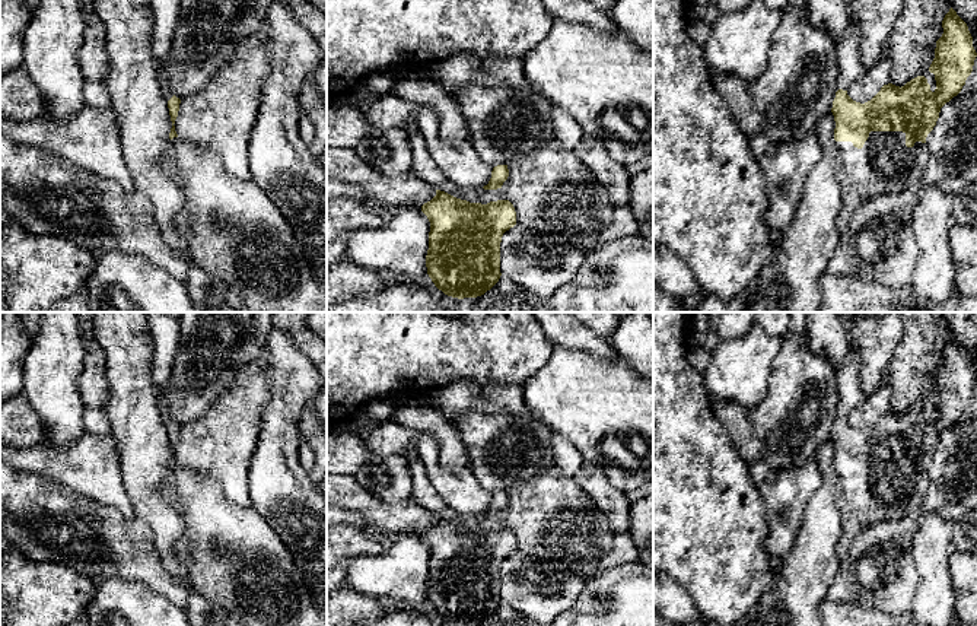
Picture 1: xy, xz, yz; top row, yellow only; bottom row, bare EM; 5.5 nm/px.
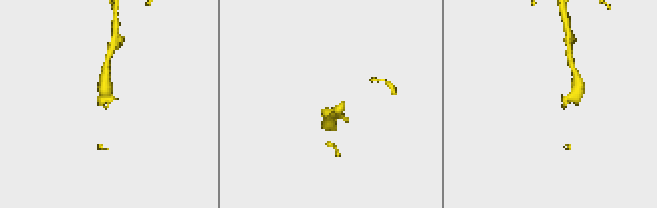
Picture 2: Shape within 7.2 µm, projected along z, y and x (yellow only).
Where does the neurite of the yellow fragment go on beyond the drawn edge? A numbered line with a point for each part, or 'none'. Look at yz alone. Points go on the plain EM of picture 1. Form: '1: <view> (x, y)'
1: yz (884, 492)

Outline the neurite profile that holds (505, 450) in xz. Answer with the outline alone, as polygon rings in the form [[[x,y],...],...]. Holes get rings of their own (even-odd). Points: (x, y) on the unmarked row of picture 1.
[[[465,411],[451,420],[475,479],[490,493],[509,492],[554,465],[553,432],[531,416]]]

